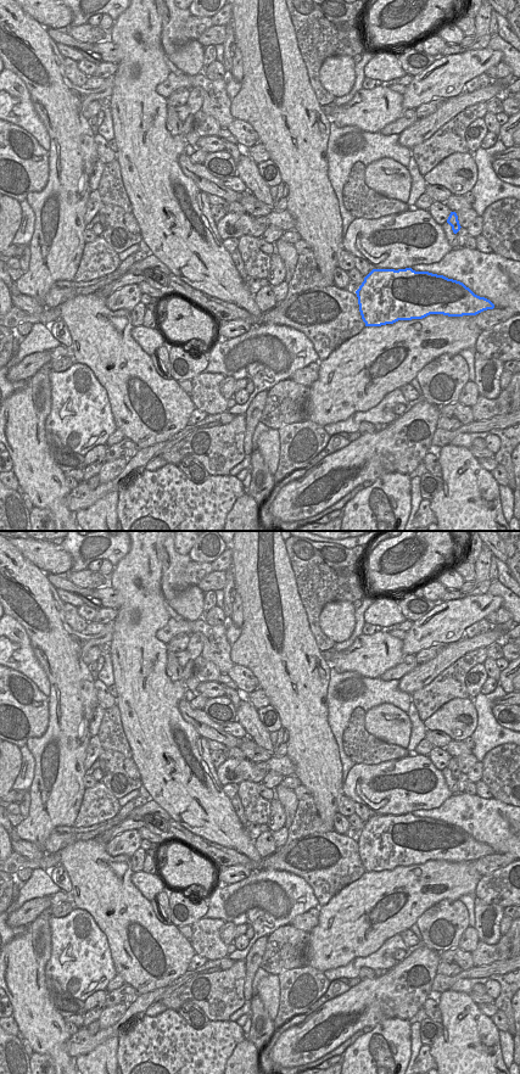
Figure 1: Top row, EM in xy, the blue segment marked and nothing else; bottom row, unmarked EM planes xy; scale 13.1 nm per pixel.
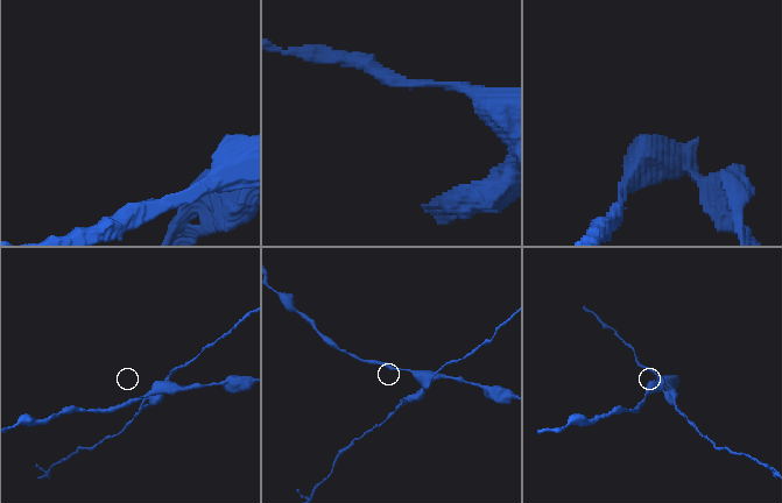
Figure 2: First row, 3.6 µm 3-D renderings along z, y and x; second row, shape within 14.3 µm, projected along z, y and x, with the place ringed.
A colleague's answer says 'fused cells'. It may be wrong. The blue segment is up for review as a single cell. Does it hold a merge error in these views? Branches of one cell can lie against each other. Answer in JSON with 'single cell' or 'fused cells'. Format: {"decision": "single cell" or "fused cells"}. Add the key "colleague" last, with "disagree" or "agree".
{"decision": "fused cells", "colleague": "agree"}

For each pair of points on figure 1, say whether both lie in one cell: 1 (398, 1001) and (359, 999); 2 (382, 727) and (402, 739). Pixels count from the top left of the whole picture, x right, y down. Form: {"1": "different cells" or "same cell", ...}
{"1": "same cell", "2": "same cell"}

